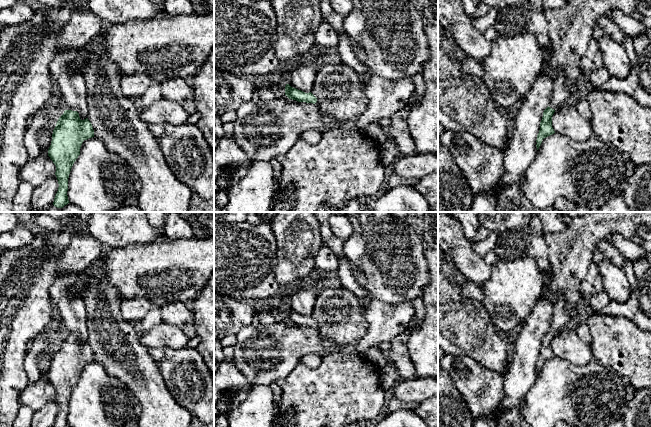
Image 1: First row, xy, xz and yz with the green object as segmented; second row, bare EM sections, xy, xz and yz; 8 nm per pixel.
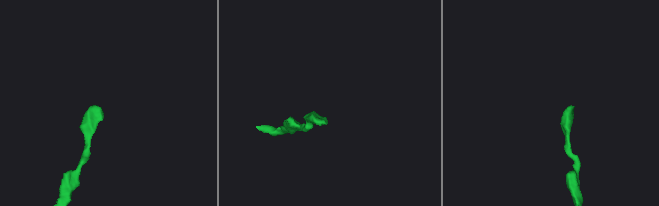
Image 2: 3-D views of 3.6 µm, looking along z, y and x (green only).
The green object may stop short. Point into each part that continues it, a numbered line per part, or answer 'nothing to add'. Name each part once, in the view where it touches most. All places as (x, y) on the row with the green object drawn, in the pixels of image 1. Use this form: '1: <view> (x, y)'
1: yz (560, 95)

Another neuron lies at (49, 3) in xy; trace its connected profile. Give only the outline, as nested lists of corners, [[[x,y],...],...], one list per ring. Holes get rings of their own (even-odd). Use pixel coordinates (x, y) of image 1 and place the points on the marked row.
[[[36,0],[39,3],[53,8],[73,8],[72,6],[66,6],[64,0]]]

